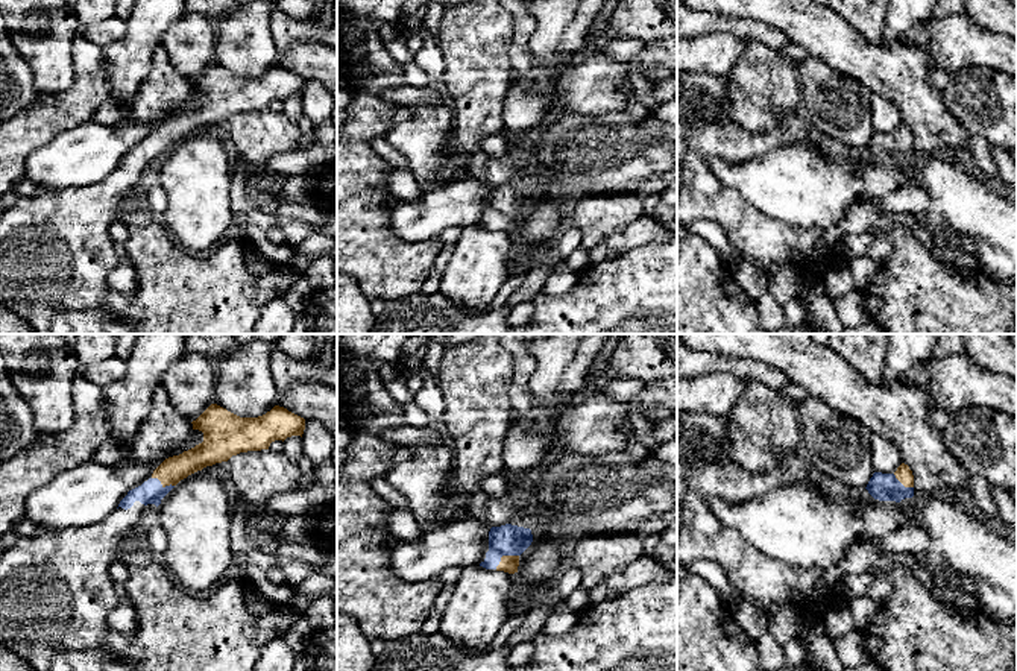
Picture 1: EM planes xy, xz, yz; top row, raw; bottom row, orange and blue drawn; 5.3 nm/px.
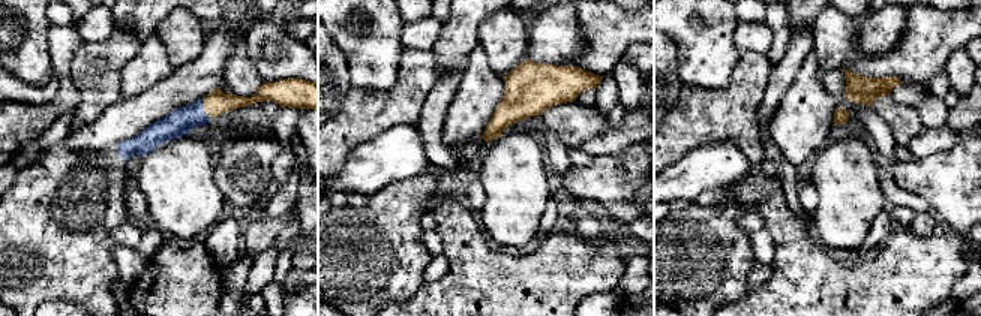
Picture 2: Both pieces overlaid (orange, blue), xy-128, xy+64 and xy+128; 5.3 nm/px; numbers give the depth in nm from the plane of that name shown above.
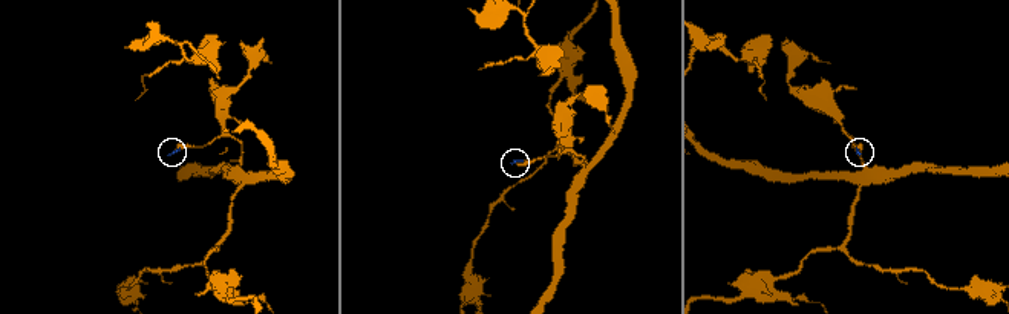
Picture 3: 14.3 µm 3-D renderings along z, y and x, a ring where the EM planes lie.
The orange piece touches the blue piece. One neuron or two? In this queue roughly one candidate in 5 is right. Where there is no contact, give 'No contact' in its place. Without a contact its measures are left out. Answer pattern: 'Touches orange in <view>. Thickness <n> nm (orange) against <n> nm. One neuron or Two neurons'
Touches orange in xz. Thickness 100 nm (orange) against 160 nm. One neuron

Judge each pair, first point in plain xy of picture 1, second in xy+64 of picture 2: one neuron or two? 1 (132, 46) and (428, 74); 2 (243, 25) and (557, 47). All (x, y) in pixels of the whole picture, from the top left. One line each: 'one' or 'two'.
1: two
2: one

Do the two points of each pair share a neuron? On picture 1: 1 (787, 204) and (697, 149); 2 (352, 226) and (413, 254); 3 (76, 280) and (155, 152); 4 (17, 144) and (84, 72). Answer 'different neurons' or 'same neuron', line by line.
1: different neurons
2: same neuron
3: same neuron
4: same neuron

